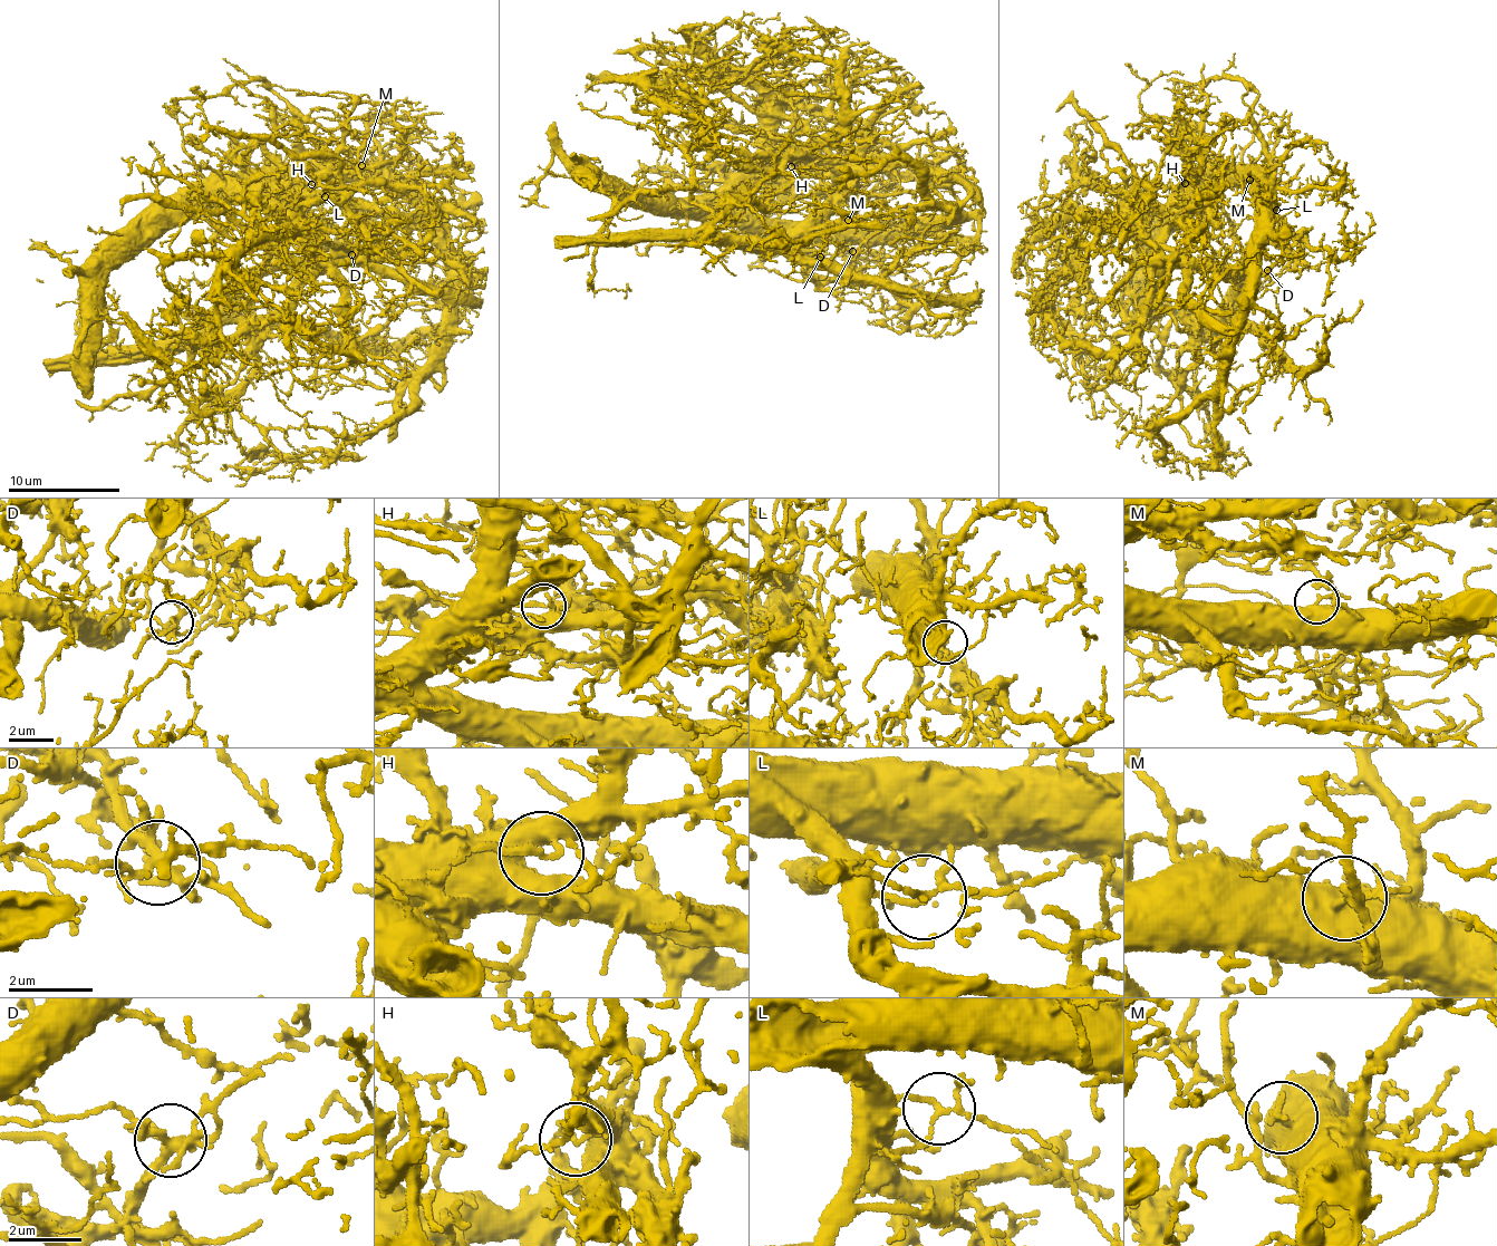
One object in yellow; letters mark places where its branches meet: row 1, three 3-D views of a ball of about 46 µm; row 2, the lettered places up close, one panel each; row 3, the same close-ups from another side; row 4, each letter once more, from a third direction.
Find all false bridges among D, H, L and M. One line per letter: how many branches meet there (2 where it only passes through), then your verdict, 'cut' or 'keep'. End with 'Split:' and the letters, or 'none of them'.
D: 7 | keep
H: 2 | cut
L: 4 | cut
M: 3 | keep
Split: H, L

